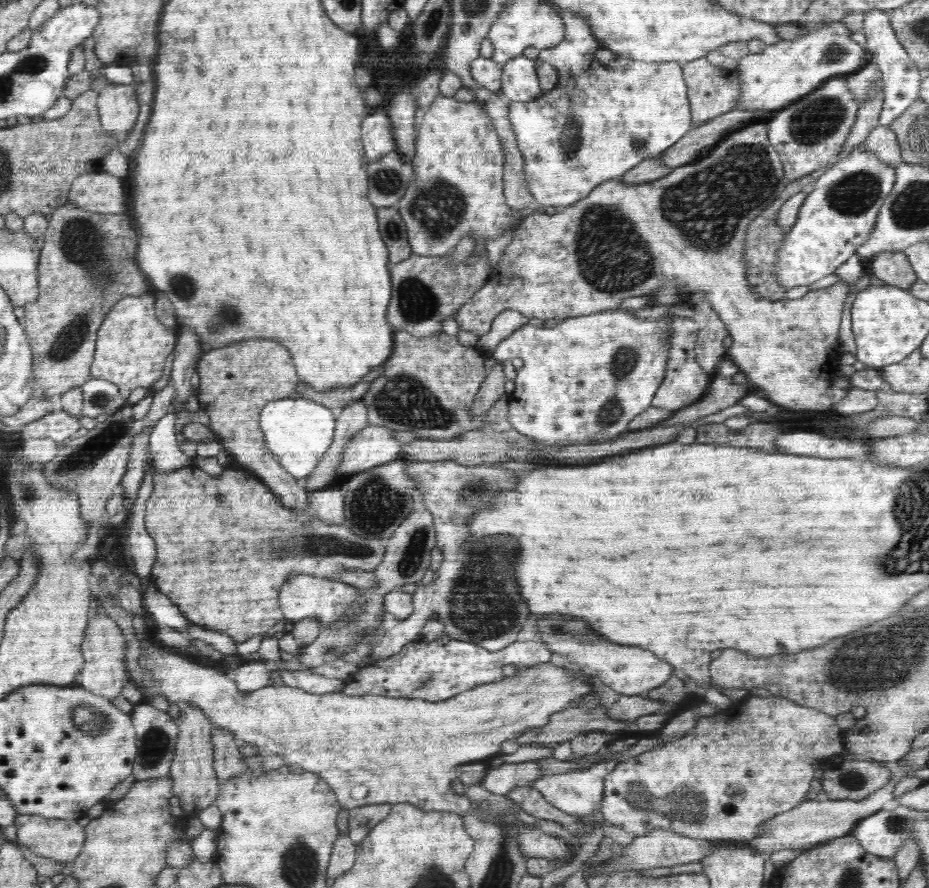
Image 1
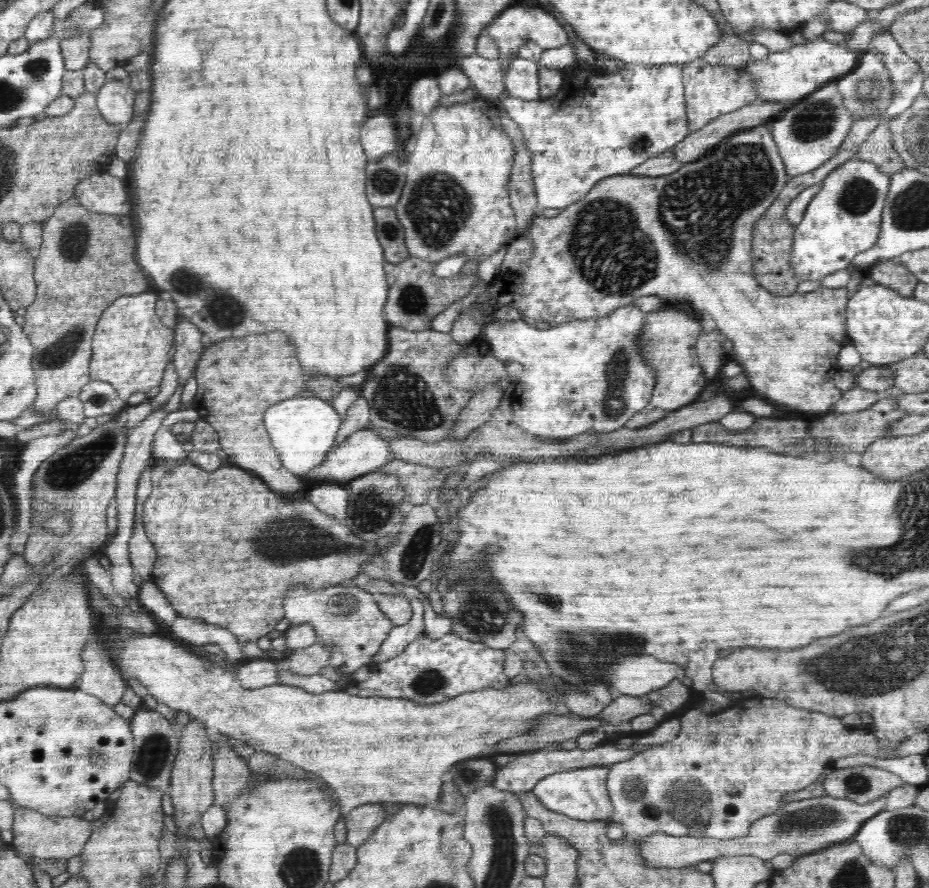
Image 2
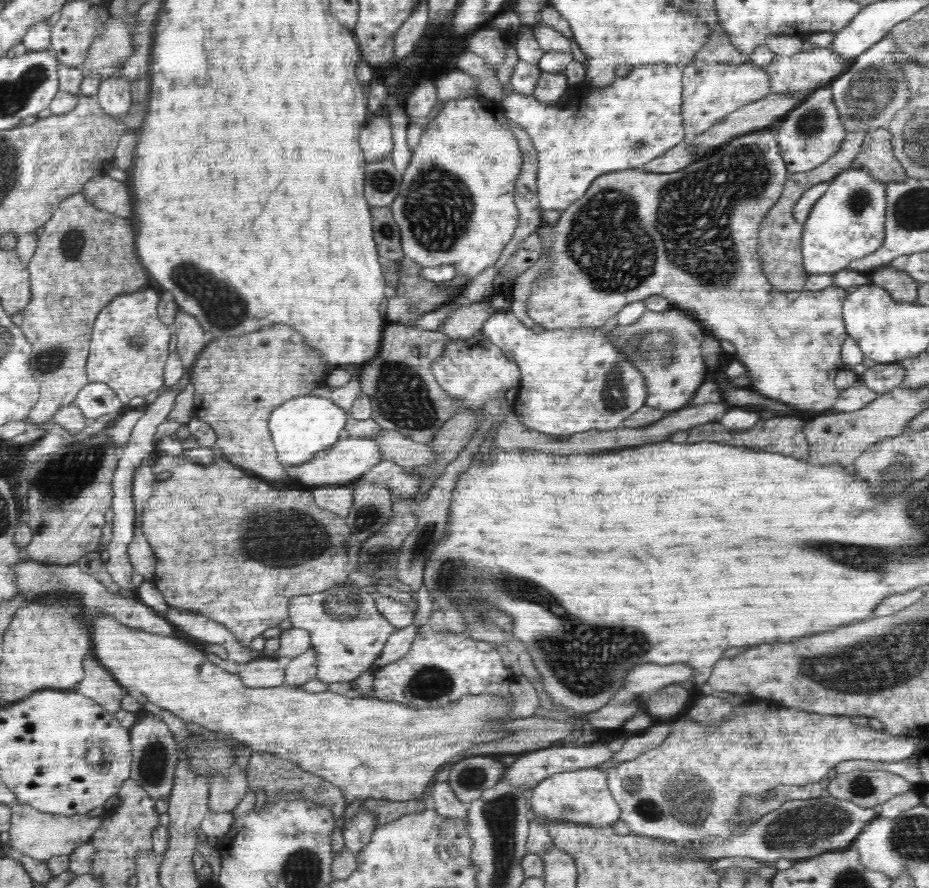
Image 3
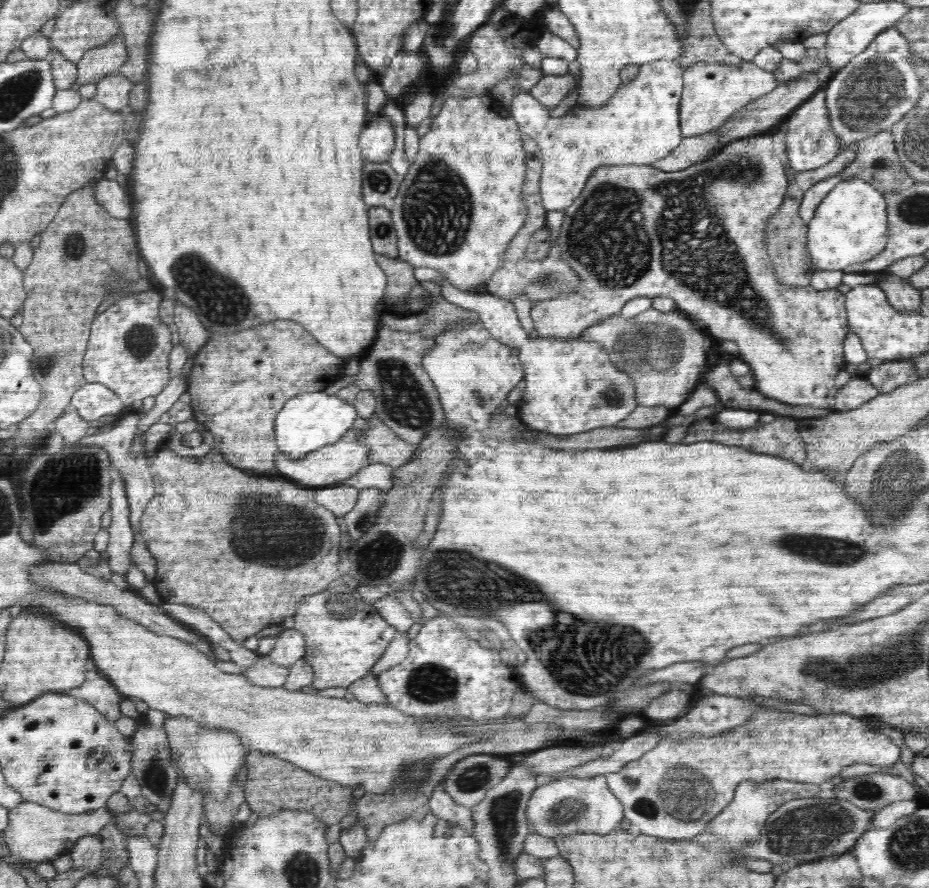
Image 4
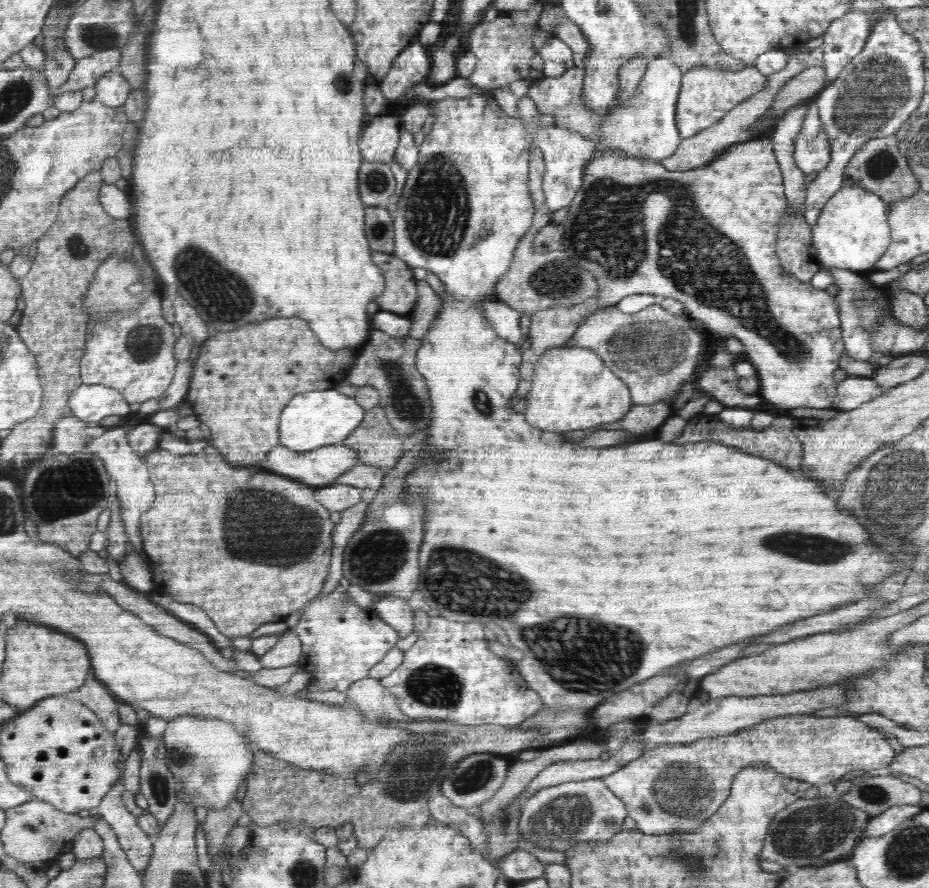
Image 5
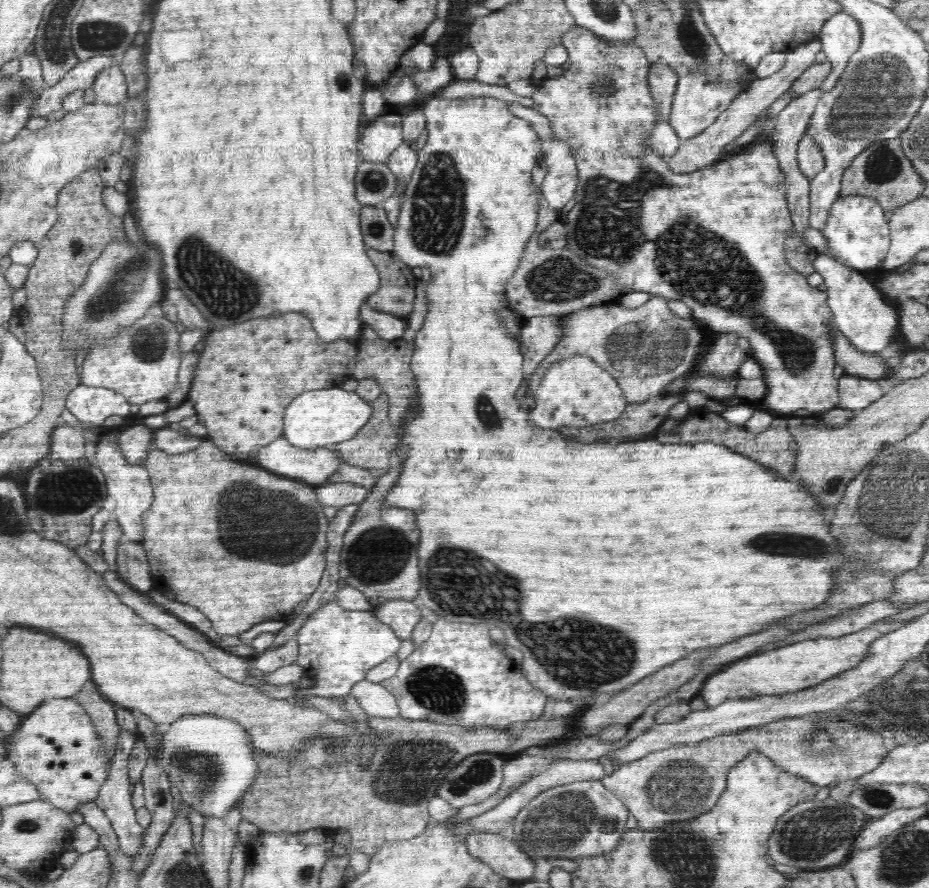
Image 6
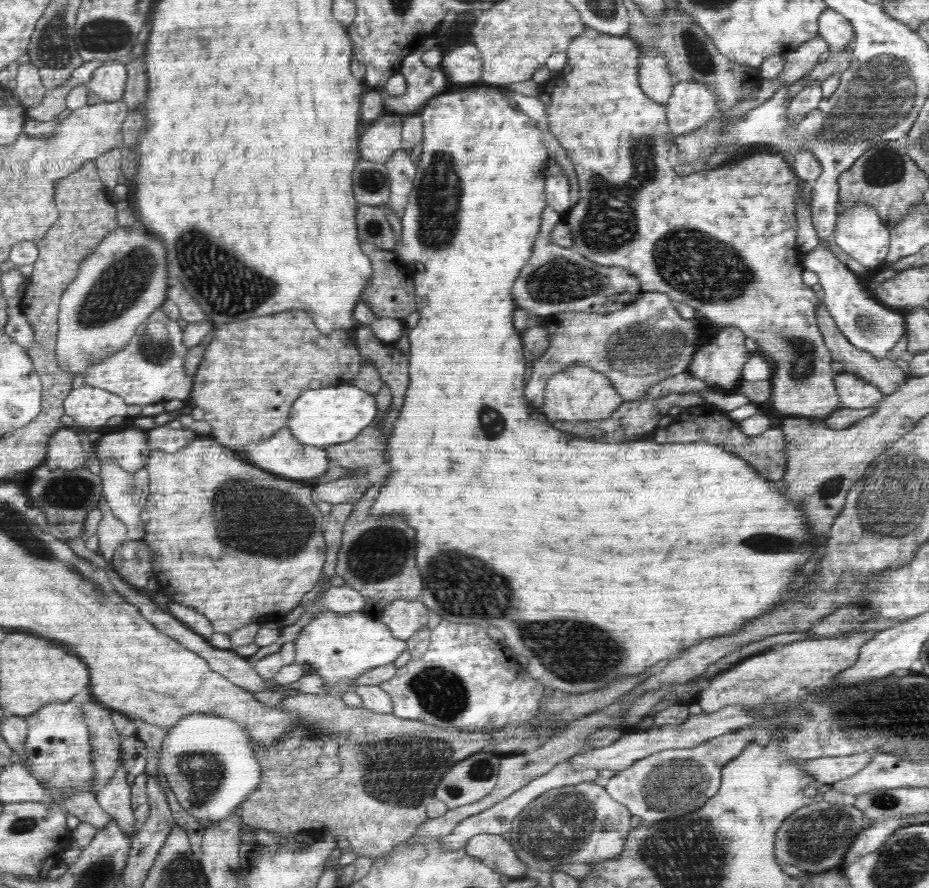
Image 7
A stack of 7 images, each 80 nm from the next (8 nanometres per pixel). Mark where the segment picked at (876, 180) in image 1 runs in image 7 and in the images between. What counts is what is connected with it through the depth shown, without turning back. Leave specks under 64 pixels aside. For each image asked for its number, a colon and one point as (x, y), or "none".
2: (843, 219)
3: (847, 223)
4: (850, 226)
5: (852, 232)
6: (858, 234)
7: (859, 232)

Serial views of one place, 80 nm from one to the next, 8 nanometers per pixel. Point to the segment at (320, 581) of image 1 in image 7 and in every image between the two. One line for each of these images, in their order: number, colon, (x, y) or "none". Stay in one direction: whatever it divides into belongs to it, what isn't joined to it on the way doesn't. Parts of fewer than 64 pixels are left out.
2: (344, 615)
3: (348, 633)
4: (344, 636)
5: (341, 642)
6: (337, 647)
7: (337, 647)

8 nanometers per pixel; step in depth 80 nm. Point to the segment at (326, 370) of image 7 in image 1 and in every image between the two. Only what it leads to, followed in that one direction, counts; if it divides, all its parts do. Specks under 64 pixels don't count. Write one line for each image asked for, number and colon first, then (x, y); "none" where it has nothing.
1: (237, 380)
2: (237, 379)
3: (238, 380)
4: (239, 382)
5: (242, 379)
6: (248, 373)

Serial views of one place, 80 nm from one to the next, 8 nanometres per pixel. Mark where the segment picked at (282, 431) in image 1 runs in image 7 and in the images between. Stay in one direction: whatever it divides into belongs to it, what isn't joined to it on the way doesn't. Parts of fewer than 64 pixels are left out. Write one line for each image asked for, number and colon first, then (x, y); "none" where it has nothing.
2: (302, 429)
3: (301, 427)
4: (310, 421)
5: (317, 418)
6: (316, 418)
7: (331, 415)

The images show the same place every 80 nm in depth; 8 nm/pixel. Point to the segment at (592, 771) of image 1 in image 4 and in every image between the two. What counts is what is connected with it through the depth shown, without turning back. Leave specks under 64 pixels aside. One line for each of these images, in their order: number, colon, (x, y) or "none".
2: (581, 794)
3: (582, 796)
4: (556, 809)

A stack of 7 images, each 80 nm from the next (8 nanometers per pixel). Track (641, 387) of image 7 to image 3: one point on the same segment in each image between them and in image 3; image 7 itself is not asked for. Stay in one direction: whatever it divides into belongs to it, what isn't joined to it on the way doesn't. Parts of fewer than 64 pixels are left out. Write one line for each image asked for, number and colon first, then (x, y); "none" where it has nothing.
3: (664, 347)
4: (665, 356)
5: (654, 352)
6: (645, 348)

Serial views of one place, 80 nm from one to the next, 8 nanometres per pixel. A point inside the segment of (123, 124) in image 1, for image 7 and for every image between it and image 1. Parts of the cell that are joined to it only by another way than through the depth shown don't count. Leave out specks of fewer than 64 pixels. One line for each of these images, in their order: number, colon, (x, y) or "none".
2: (115, 98)
3: (114, 93)
4: (113, 91)
5: (112, 89)
6: (110, 87)
7: (108, 82)

